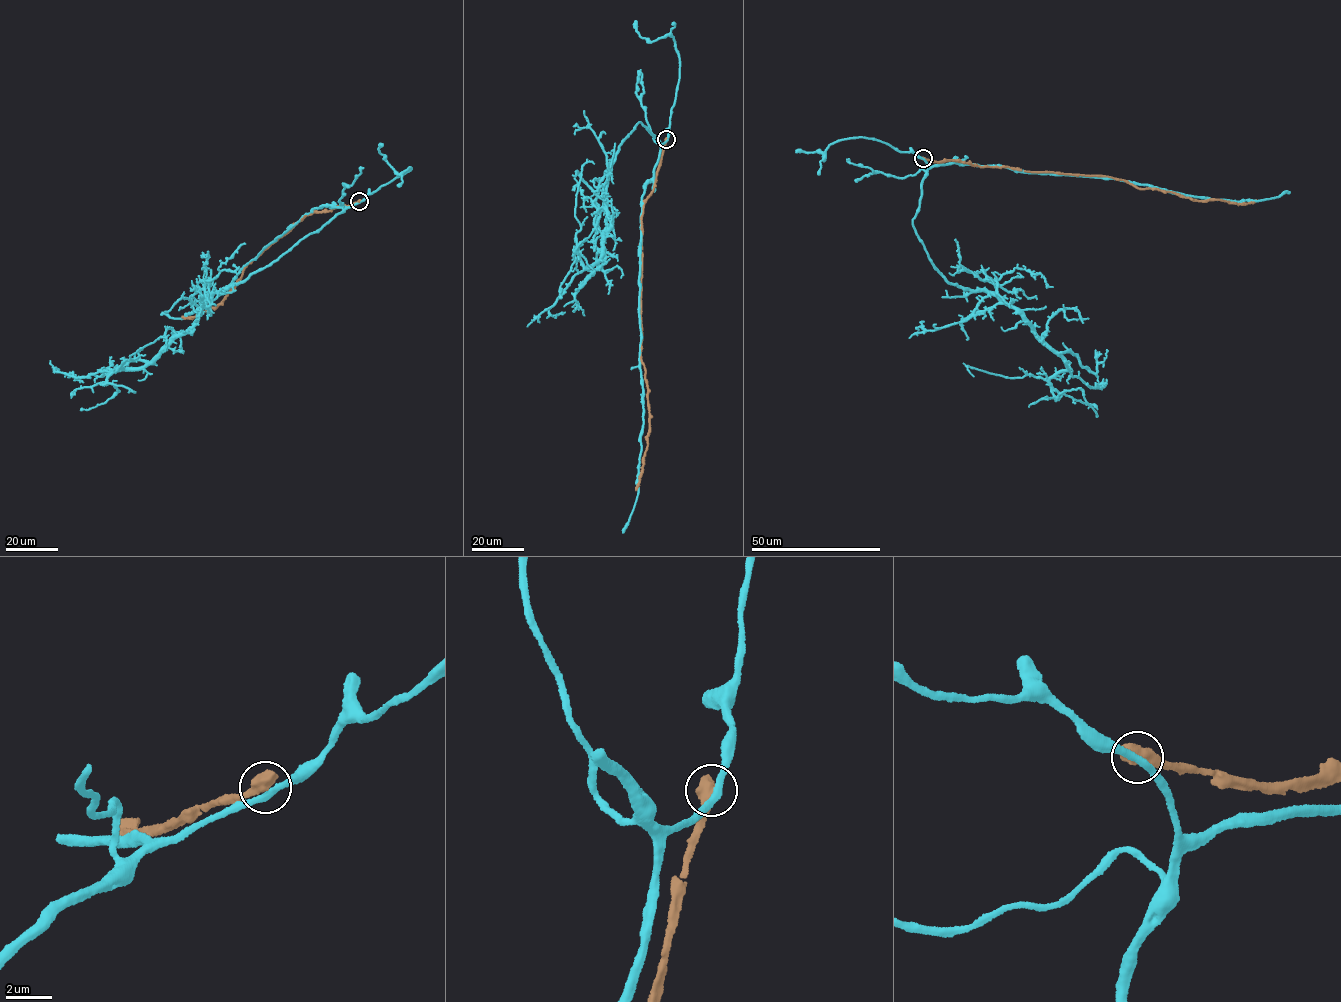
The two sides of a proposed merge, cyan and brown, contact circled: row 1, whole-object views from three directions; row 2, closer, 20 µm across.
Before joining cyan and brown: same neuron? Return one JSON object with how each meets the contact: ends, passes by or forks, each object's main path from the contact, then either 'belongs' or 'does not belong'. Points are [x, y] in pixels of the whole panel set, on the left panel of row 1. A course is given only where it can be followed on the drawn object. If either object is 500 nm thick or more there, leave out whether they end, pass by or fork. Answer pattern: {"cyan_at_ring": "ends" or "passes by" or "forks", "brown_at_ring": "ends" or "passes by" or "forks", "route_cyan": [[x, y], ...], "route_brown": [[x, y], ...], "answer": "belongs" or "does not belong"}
{"route_cyan": [[360, 201], [272, 263], [211, 296], [193, 325], [143, 366], [119, 366], [159, 337], [166, 339], [165, 351]], "route_brown": [[359, 201], [306, 215], [244, 267], [241, 276], [214, 309], [190, 319], [182, 316]], "answer": "does not belong"}

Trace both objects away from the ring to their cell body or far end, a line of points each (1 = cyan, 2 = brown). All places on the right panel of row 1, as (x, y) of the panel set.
1: (923, 158), (912, 220), (932, 263), (947, 281), (1021, 311), (1067, 368), (1045, 379), (967, 365), (973, 376)
2: (923, 159), (1032, 172), (1102, 175), (1205, 202), (1245, 205), (1256, 200)

